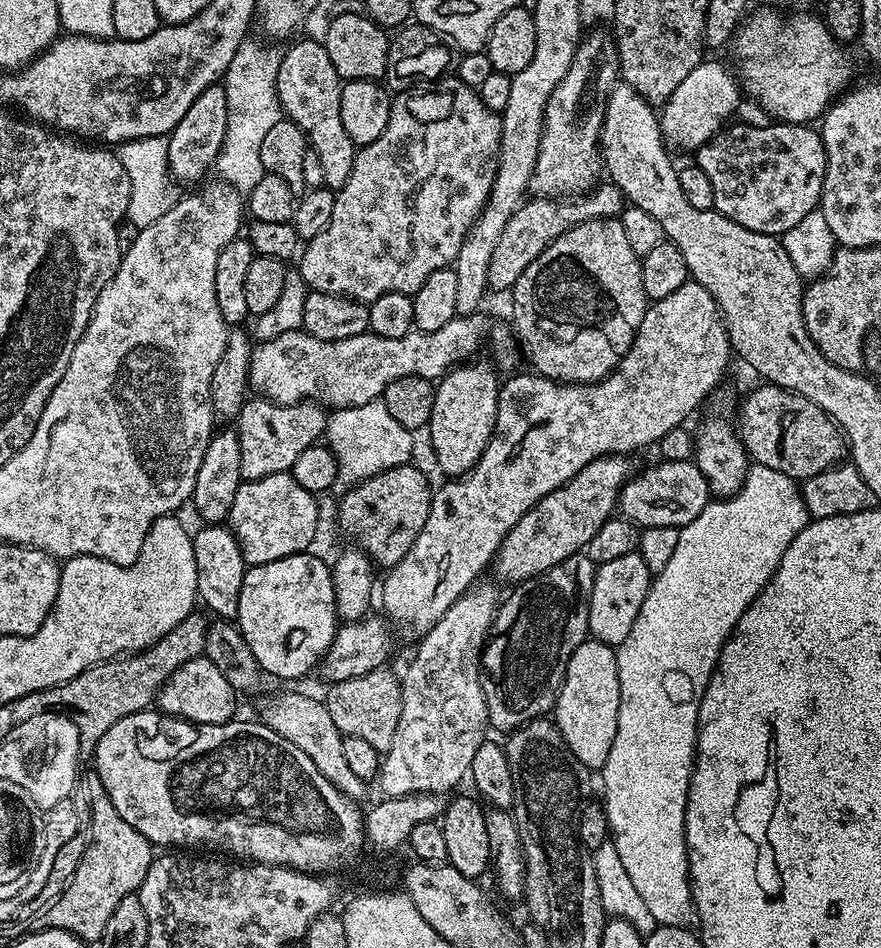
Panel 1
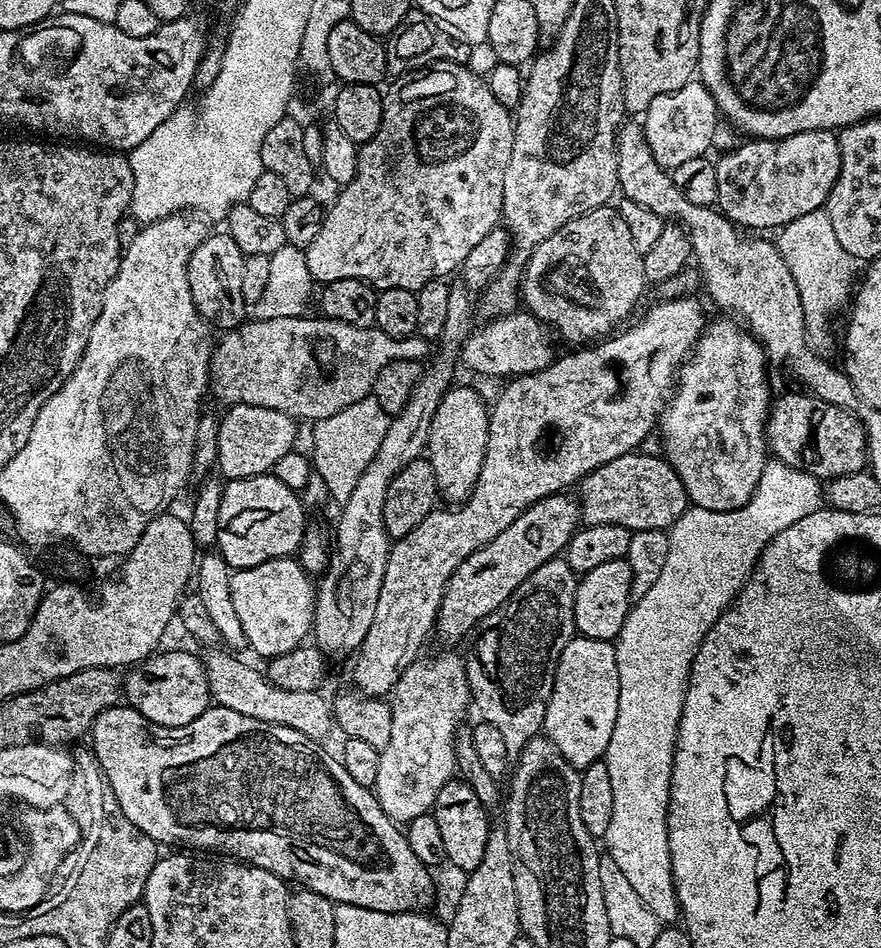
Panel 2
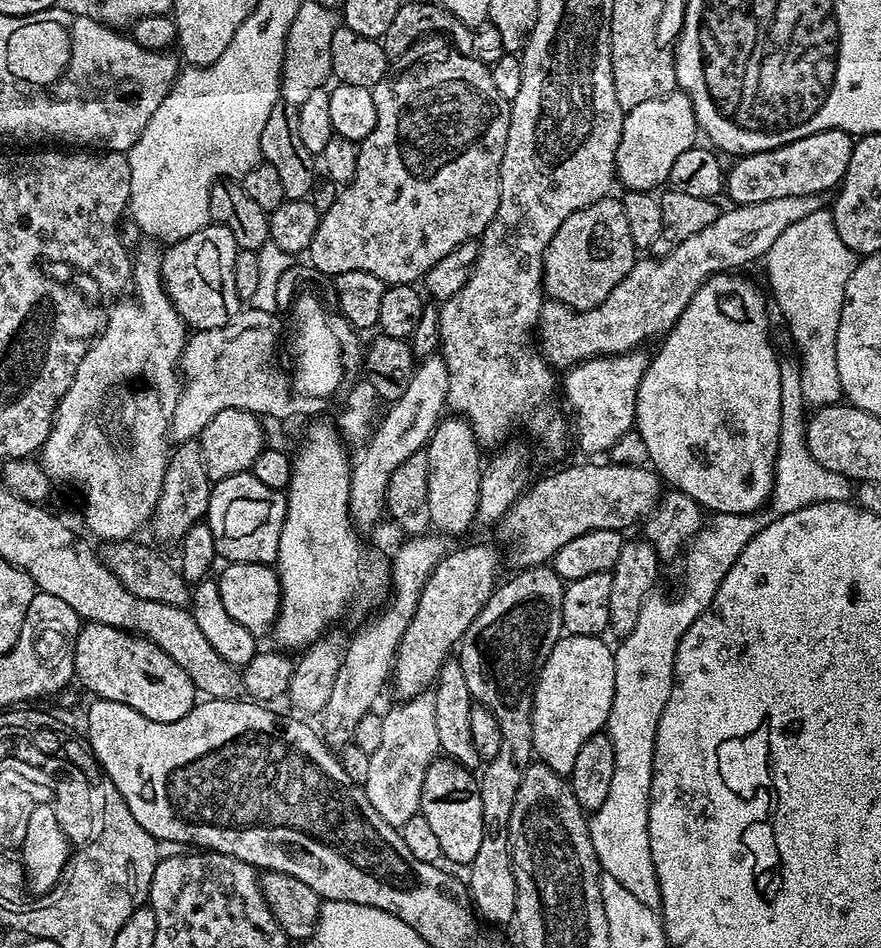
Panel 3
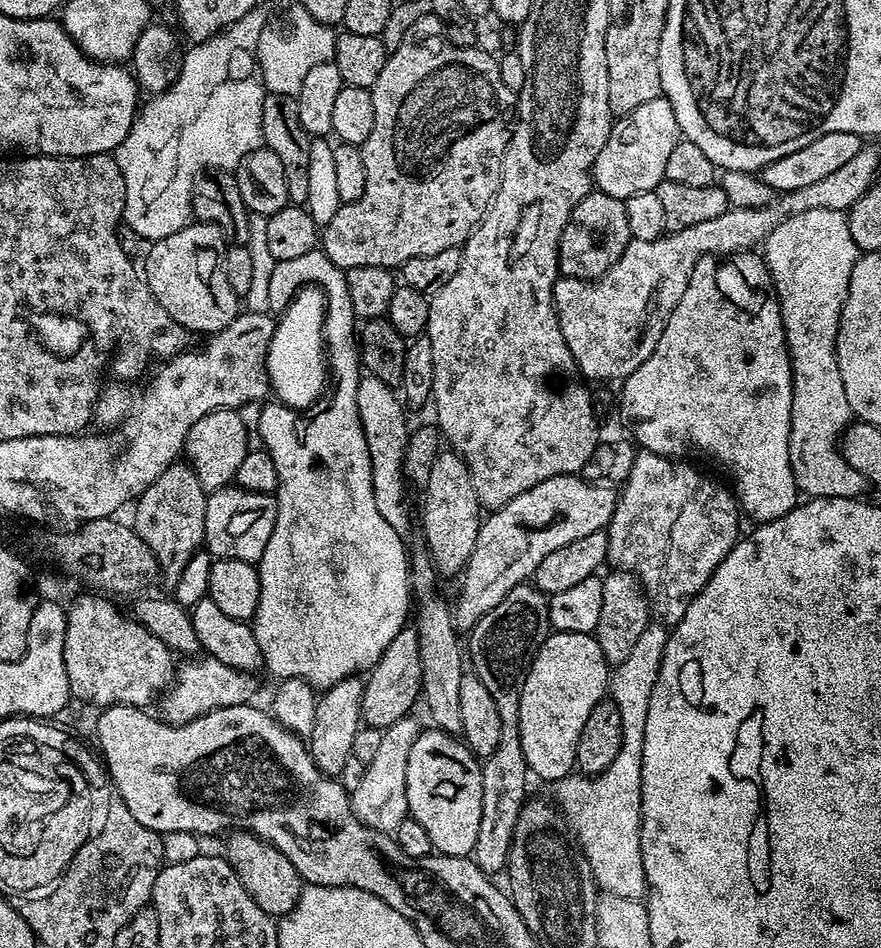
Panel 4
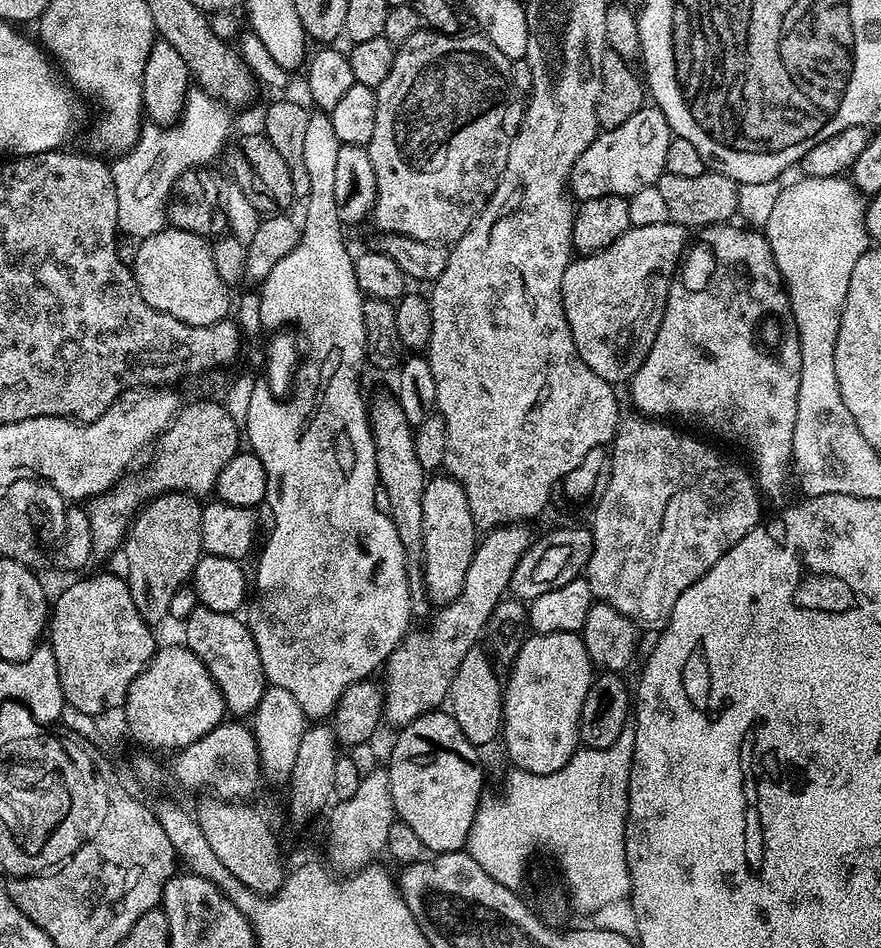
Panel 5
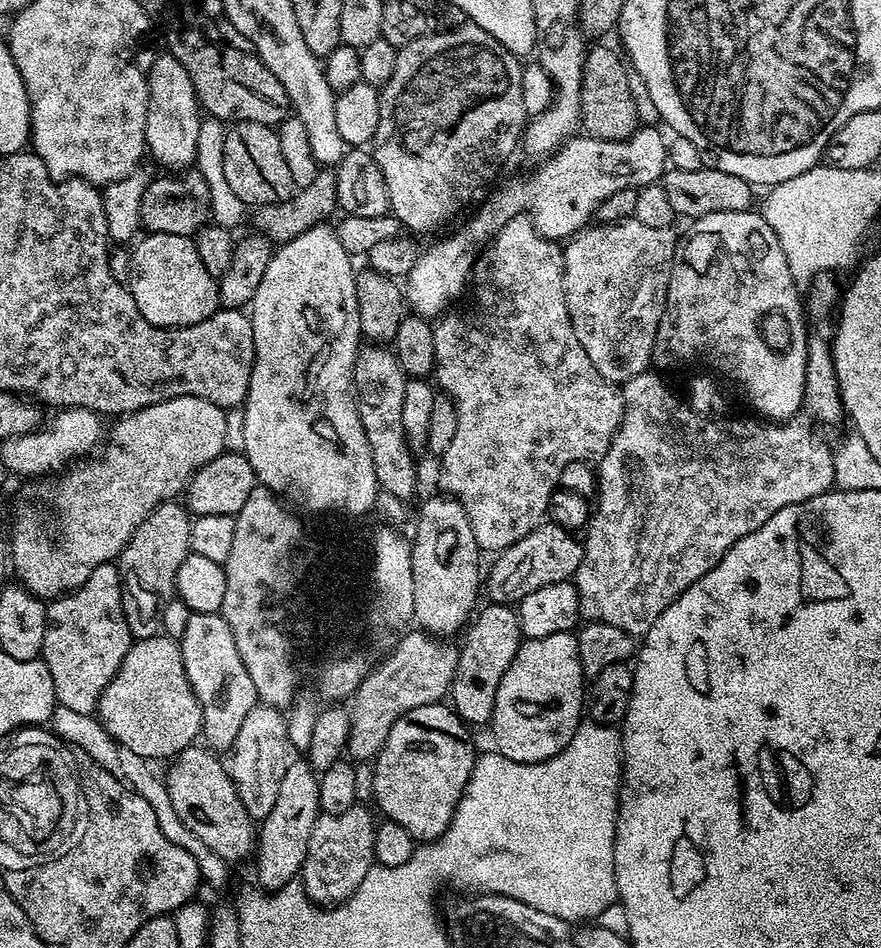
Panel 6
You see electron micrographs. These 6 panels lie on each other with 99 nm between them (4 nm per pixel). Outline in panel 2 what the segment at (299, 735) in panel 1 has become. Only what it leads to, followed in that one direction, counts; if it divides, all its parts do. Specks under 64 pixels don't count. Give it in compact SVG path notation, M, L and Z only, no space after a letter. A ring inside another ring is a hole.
M216 646L205 652L208 653L203 653L202 659L208 679L208 692L219 707L238 710L238 714L246 714L246 718L258 718L258 722L290 726L314 742L320 742L328 731L333 731L332 704L324 701L319 691L282 690L282 686L273 684L261 669L259 672L254 665L239 660L236 657L239 655L223 647Z

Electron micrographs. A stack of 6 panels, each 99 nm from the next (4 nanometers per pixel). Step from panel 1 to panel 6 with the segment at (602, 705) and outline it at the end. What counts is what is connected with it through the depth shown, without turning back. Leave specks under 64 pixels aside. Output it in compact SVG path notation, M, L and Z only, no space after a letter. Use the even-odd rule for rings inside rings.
M559 632L558 634L546 634L546 638L525 639L520 645L518 654L514 654L514 662L510 662L506 674L502 674L502 682L498 682L498 694L494 694L494 710L492 711L490 729L492 728L492 740L496 743L493 744L495 751L502 753L506 758L510 758L510 762L526 762L527 764L542 762L546 758L561 752L570 742L570 738L574 738L574 730L582 723L580 711L584 712L585 708L586 677L582 670L582 662L578 658L578 642L575 635L572 632Z

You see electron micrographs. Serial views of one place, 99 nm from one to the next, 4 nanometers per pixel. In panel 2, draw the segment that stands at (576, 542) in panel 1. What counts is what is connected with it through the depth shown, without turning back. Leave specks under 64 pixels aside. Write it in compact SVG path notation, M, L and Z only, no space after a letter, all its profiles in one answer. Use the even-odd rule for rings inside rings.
M568 494L542 498L531 506L502 534L498 534L486 546L474 550L457 566L444 588L444 597L436 615L435 631L444 640L460 640L468 631L483 625L485 618L530 578L538 566L557 559L582 524L582 508ZM573 500L573 501L572 501ZM476 624L476 625L475 625ZM473 627L473 628L472 628ZM472 628L472 629L471 629Z

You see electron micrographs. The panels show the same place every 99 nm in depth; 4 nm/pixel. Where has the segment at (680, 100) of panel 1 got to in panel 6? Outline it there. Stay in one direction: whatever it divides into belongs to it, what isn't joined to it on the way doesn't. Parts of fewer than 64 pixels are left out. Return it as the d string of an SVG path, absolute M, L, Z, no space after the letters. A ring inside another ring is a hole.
M640 126L625 140L596 140L587 134L577 134L551 154L545 155L537 163L541 164L525 180L512 180L505 188L498 189L473 214L472 221L468 224L468 232L456 232L453 236L448 236L445 240L430 245L425 252L423 249L417 255L414 266L408 271L406 277L406 283L408 283L408 288L406 284L406 300L411 311L415 315L425 318L439 317L451 305L448 304L451 300L456 300L463 294L467 284L469 287L470 264L468 268L468 260L475 261L477 259L478 248L476 252L476 244L480 244L479 246L487 245L492 237L500 233L502 226L506 226L514 217L523 216L529 212L532 223L535 224L542 236L548 240L564 242L575 236L595 217L598 206L602 202L606 202L606 198L610 198L610 194L618 194L618 190L623 188L639 190L648 184L657 183L663 177L668 164L668 146L665 137L660 137L659 130L660 128L656 126Z

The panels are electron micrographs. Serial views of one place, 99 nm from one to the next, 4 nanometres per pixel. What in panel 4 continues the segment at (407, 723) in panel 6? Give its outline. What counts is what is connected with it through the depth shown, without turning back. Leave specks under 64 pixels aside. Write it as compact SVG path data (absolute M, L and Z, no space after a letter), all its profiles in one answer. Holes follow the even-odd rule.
M435 726L429 729L421 731L410 746L410 758L406 758L408 814L430 834L430 842L439 855L471 857L478 842L478 822L482 822L482 764L463 739Z

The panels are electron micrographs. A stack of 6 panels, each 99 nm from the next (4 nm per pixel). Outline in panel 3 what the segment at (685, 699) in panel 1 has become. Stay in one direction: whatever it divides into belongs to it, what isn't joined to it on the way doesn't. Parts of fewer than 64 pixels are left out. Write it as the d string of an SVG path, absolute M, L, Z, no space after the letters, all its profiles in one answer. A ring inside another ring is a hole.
M791 342L779 345L776 361L778 362L778 391L782 397L782 406L780 407L780 445L776 455L774 486L770 497L771 515L785 516L794 510L802 510L806 506L827 500L851 501L854 496L853 481L834 470L826 470L822 462L814 462L808 449L806 405L802 398L802 370L796 345ZM716 514L701 527L700 531L688 541L683 553L684 573L680 576L681 596L659 596L653 594L642 606L642 614L638 614L638 622L634 622L634 630L630 630L614 648L614 702L608 715L606 732L612 738L618 738L616 750L616 773L610 785L606 802L600 809L591 813L588 821L590 838L596 851L603 875L618 878L638 902L659 909L660 887L658 874L654 870L654 858L650 854L650 834L648 833L648 811L650 810L650 786L652 785L652 767L654 766L654 740L658 734L658 718L662 718L662 710L670 698L672 675L678 642L692 623L712 604L714 594L726 578L726 570L734 566L738 554L764 527L766 520L760 514Z

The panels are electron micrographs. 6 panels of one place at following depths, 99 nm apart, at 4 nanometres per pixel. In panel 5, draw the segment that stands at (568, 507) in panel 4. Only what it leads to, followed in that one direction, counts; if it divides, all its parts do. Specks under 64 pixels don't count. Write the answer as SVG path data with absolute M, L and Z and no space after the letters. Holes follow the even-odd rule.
M518 523L491 529L485 535L488 537L485 540L483 537L476 545L476 553L470 562L470 570L466 570L466 582L460 597L443 605L437 611L440 613L431 617L433 620L428 632L409 631L390 653L382 668L385 725L389 724L393 730L405 728L414 722L414 718L439 709L447 701L448 691L454 682L454 674L458 674L462 658L466 658L468 651L481 643L494 610L509 591L508 583L514 566L518 566L522 554L534 539L533 533L528 533L524 528L527 527L523 523Z

